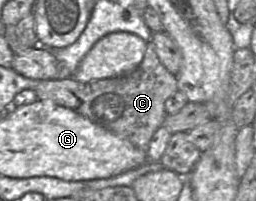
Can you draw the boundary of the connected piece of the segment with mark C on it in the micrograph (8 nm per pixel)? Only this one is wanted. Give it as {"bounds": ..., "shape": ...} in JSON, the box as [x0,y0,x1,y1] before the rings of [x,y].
{"bounds":[34,41,178,152],"shape":[[[149,41],[141,64],[127,75],[87,83],[78,82],[72,77],[45,80],[39,81],[34,90],[39,100],[49,100],[57,105],[69,108],[100,127],[128,140],[136,148],[147,152],[153,134],[163,125],[167,115],[165,102],[178,91],[178,85],[176,76],[162,65],[155,51],[154,43]]]}

